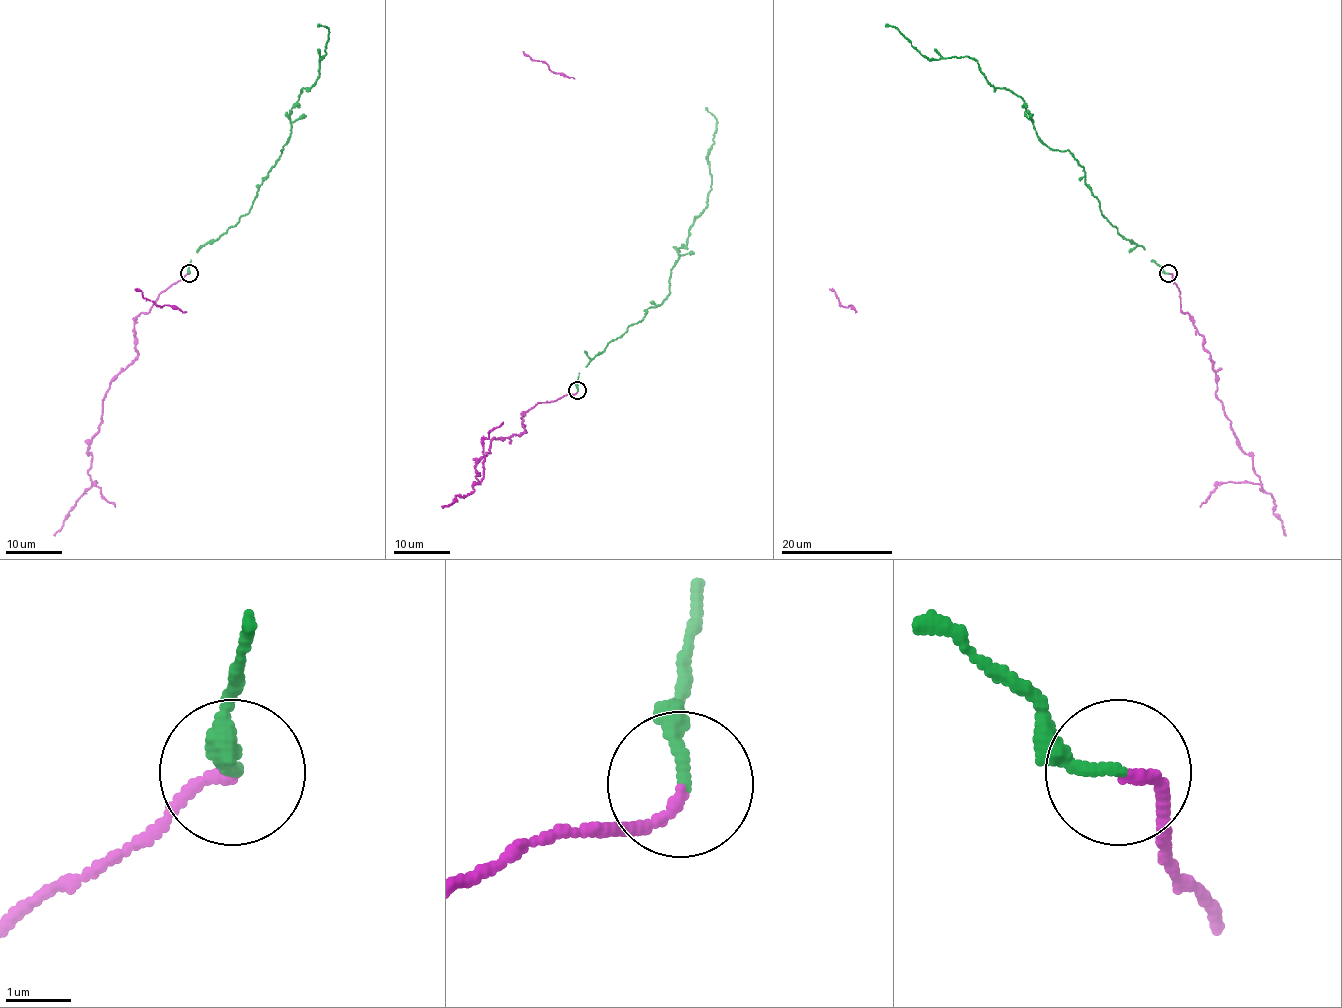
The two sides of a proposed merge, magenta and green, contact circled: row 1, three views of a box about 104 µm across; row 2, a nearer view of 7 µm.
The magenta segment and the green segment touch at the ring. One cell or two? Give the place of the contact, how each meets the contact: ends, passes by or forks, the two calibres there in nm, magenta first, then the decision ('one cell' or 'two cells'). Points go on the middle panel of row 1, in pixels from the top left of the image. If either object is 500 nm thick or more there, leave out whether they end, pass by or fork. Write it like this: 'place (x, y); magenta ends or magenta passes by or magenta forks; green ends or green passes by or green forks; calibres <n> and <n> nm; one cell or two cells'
place (577, 390); magenta ends; green ends; calibres 160 and 190 nm; one cell

